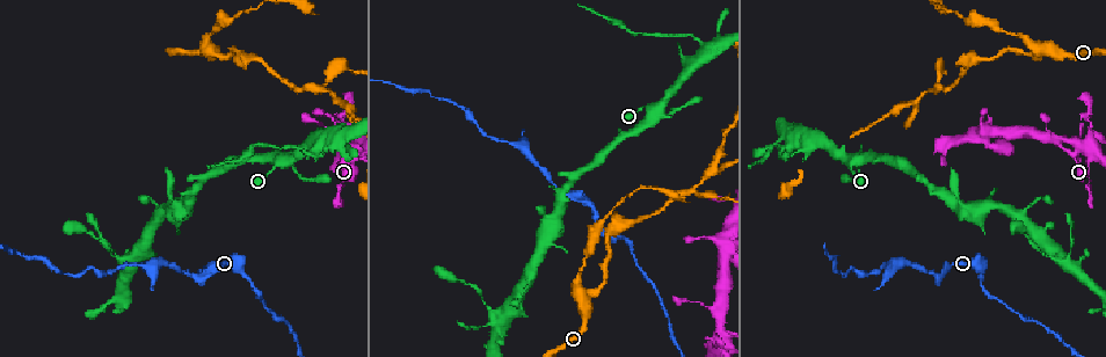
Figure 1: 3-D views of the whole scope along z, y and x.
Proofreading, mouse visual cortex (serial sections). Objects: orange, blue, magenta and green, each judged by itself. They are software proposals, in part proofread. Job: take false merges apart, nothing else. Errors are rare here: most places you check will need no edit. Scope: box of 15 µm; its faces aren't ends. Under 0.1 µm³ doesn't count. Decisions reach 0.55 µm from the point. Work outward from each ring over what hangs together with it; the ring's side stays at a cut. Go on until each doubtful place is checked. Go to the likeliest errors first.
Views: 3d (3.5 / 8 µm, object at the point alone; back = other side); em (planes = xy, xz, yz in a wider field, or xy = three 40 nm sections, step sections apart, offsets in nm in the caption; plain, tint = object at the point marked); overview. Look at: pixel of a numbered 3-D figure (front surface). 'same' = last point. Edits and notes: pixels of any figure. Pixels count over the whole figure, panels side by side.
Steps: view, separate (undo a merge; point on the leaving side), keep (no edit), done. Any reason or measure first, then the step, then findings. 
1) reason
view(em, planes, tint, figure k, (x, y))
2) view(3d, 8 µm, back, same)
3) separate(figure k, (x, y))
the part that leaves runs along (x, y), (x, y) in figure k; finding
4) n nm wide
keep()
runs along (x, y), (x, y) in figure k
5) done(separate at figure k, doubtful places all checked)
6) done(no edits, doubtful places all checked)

sudden change in width
view(3d, 3.5 µm, figure 1, (650, 109))

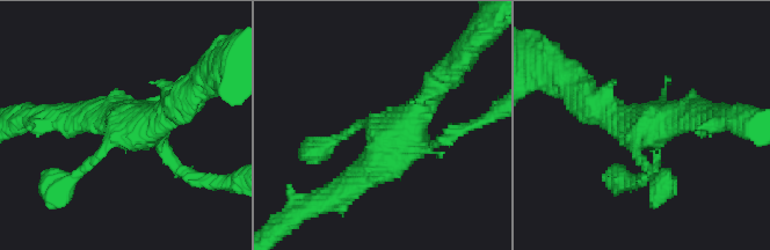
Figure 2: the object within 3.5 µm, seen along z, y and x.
need the tissue
view(em, xy, step 3, tint, figure 2, (112, 136))

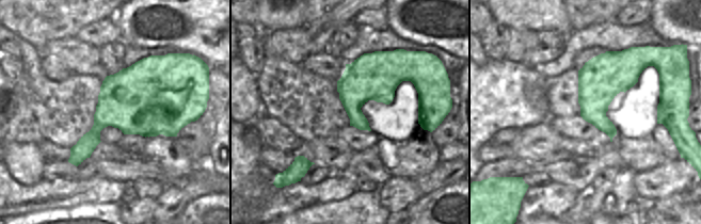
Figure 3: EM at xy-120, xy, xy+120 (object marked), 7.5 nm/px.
keep()
runs along (660, 185), (637, 135), (696, 118) in figure 2; continuous, no second cell

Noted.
sharp bend
view(3d, 3.5 µm, figure 1, (779, 154))

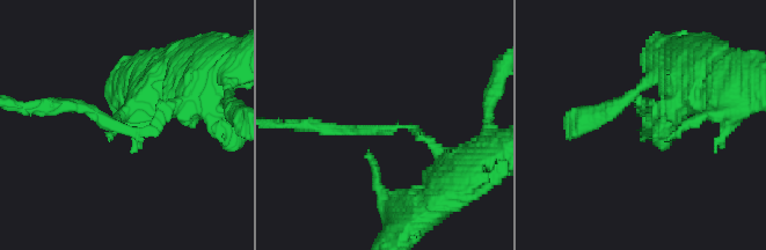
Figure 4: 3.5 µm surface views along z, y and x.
arms of 150, 250 nm; shape alone is not enough
view(em, xy, step 2, tint, figure 4, (143, 130))

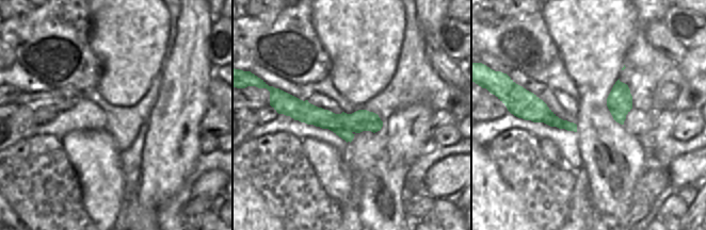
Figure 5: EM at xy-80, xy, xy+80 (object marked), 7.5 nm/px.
keep()
runs along (449, 169), (410, 127), (335, 130) in figure 4; continuous, no second cell

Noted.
three-way junction
view(3d, 8 µm, figure 1, (692, 192))

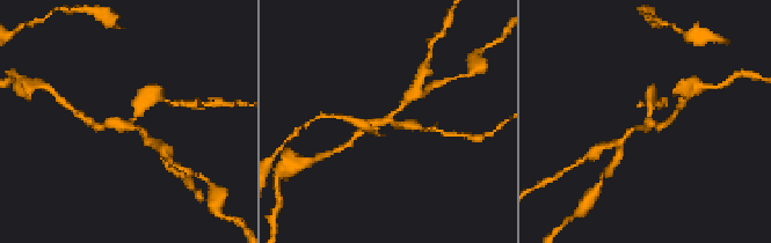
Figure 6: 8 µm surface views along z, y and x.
3 arms; arms of 150, 200, 250 nm; now the EM
view(em, xy, step 5, tint, figure 6, (124, 125))

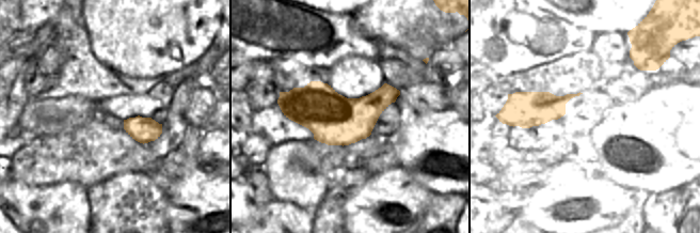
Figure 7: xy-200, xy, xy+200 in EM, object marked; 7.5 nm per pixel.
keep()
runs along (357, 133), (386, 120), (407, 98) in figure 6; all the same cell

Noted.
branch point
view(3d, 3.5 µm, figure 1, (913, 103))

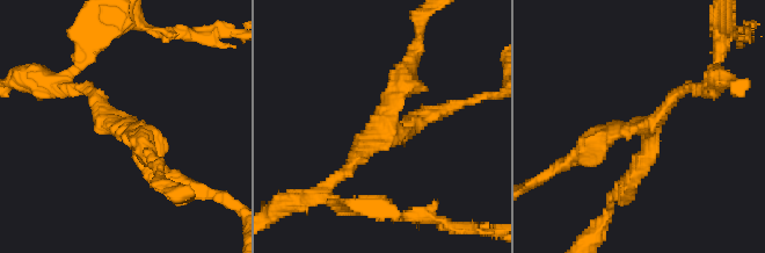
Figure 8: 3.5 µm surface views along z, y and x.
3 arms; arms of 150, 250, 300 nm; shape alone is not enough
view(em, xy, step 2, tint, figure 8, (644, 124))

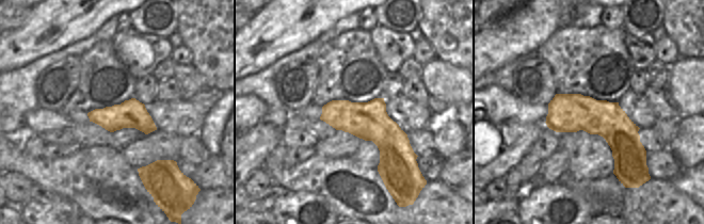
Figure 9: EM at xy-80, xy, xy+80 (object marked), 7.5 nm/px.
cut it another way
view(em, planes, tint, same)

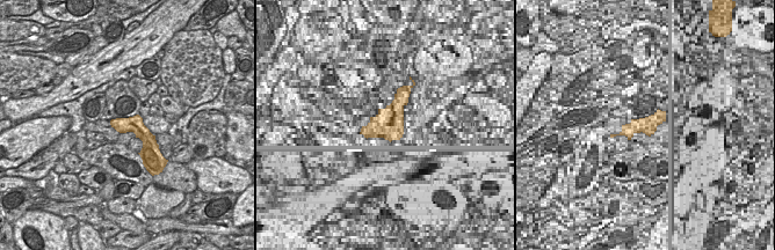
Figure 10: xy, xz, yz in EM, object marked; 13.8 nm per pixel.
keep()
one cell here

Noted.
done(no edits, doubtful places all checked)

